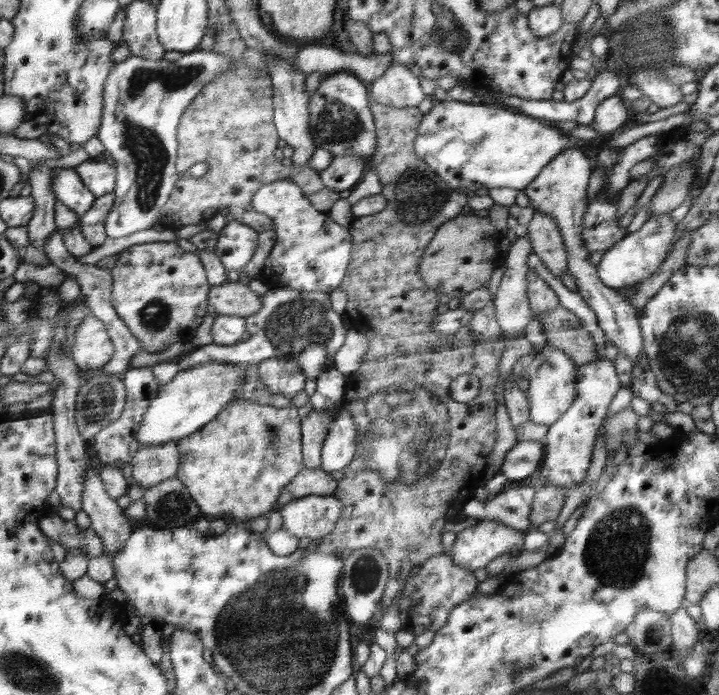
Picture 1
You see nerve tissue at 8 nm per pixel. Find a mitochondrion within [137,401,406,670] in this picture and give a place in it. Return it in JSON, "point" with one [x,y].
{"point":[173,507]}

